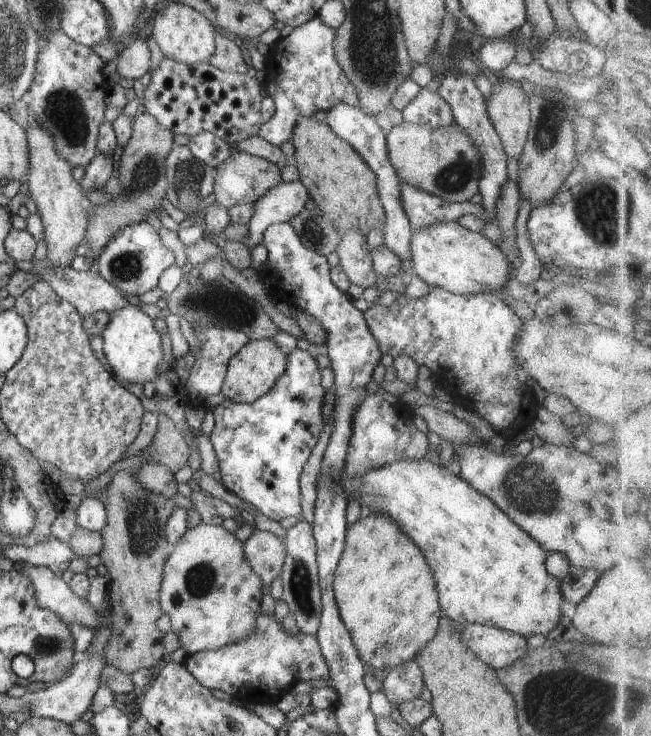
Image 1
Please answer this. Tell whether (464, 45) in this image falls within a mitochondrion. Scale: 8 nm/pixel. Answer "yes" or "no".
no

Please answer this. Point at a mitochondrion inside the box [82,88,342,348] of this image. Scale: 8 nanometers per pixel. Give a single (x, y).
(217, 303)

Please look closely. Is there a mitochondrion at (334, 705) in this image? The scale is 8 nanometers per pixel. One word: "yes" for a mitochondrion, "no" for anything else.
no

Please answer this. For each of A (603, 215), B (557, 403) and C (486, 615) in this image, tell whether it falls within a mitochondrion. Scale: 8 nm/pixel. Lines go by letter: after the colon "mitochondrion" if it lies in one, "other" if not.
A: mitochondrion
B: other
C: other

